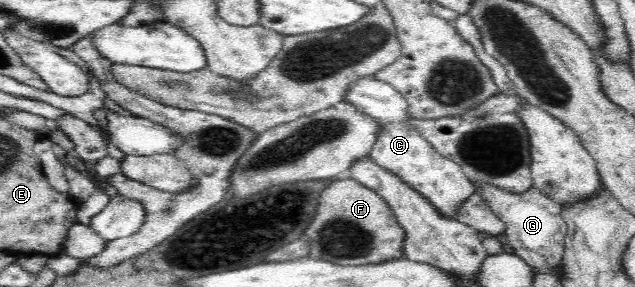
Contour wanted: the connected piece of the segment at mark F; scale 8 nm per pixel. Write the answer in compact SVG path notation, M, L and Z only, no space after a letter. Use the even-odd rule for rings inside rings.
M345 174L332 178L320 196L317 213L304 231L311 259L318 258L337 265L365 265L404 257L405 230L375 190Z

